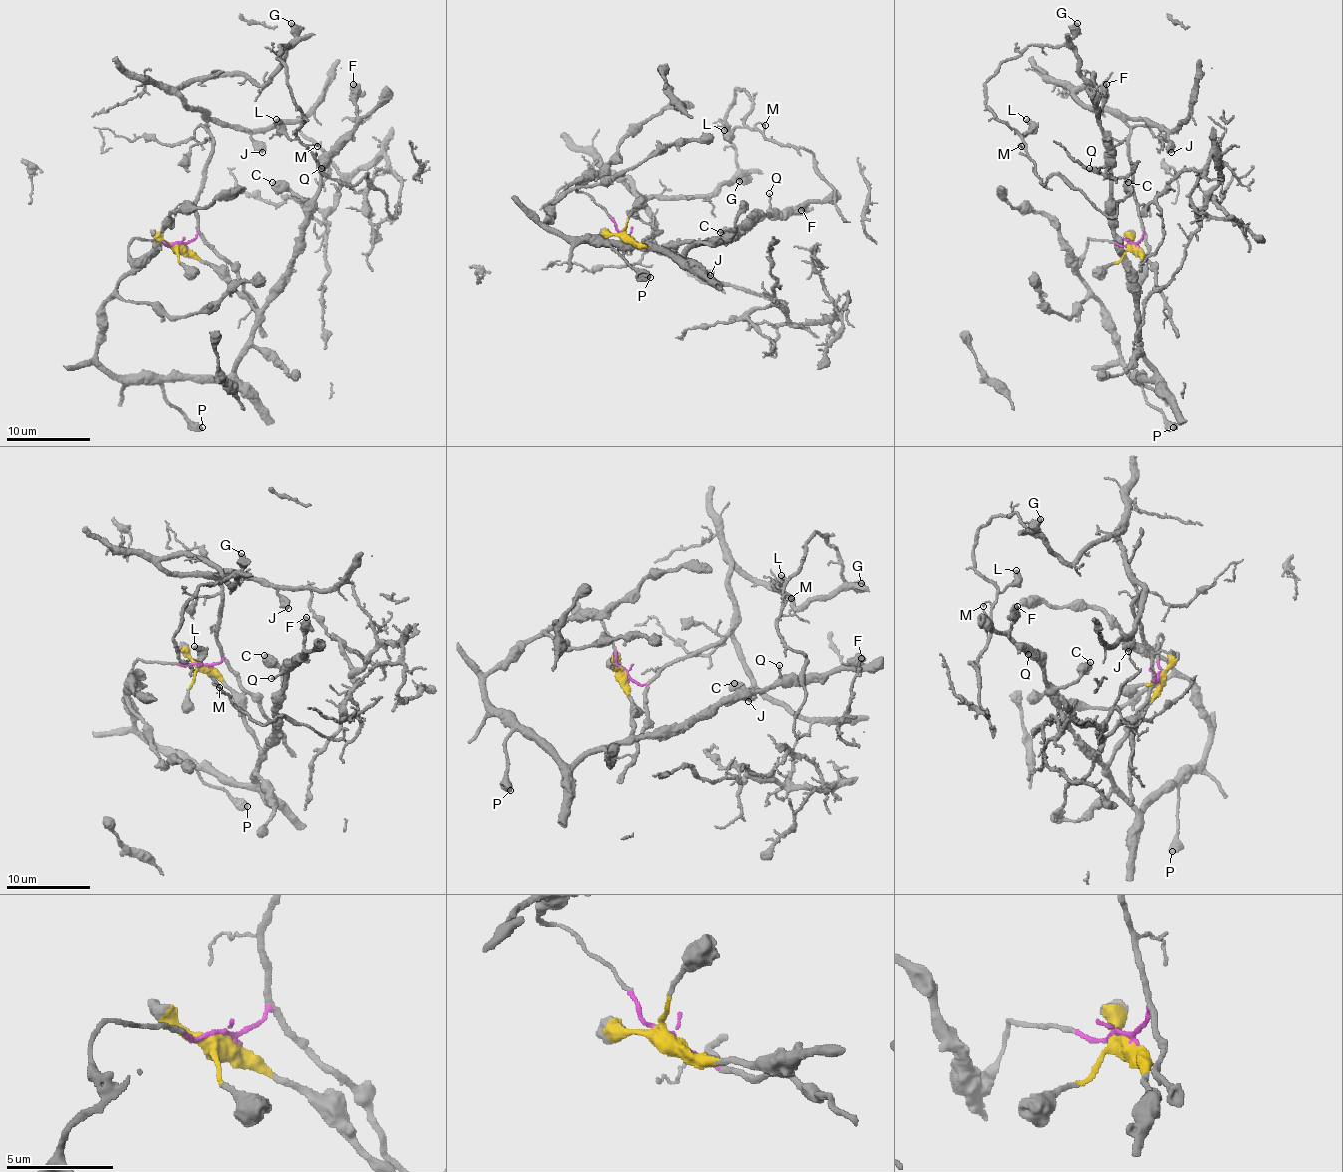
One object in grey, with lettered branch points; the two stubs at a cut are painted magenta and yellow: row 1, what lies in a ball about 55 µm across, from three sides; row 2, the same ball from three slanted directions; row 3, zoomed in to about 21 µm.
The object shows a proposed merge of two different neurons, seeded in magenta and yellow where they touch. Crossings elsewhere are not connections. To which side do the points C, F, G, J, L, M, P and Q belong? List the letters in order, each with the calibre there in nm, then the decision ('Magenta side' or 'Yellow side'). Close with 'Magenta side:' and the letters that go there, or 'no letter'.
C: Thickness 700 nm. Yellow side
F: Thickness 700 nm. Yellow side
G: Thickness 500 nm. Magenta side
J: Thickness 650 nm. Magenta side
L: Thickness 500 nm. Magenta side
M: Thickness 100 nm. Magenta side
P: Thickness 600 nm. Yellow side
Q: Thickness 160 nm. Yellow side
Magenta side: G, J, L, M

